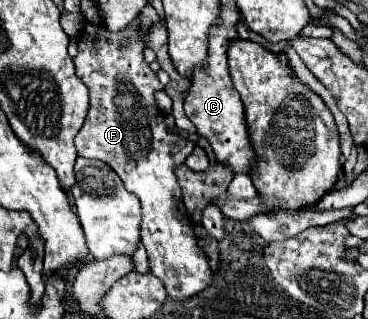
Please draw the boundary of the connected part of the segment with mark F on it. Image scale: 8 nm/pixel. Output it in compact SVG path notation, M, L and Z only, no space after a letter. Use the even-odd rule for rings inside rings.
M140 20L130 22L122 32L112 34L104 26L86 22L78 56L74 58L76 76L90 90L90 110L74 144L78 156L102 160L122 178L128 192L136 194L142 204L142 244L148 252L150 272L162 280L166 292L174 300L186 300L214 282L206 252L198 246L194 224L182 202L182 188L176 178L176 168L192 154L194 142L166 130L164 114L156 108L154 92L164 86L142 58L146 44L138 32ZM130 38L130 46L122 48L120 40Z

